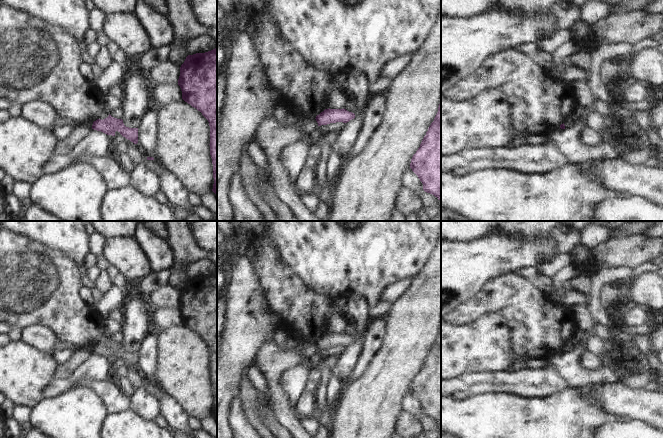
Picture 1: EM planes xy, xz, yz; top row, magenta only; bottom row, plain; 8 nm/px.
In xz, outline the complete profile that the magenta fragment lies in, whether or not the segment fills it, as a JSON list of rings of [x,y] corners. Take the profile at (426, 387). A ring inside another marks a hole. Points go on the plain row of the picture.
[[[441,325],[410,392],[422,406],[423,414],[441,424]]]

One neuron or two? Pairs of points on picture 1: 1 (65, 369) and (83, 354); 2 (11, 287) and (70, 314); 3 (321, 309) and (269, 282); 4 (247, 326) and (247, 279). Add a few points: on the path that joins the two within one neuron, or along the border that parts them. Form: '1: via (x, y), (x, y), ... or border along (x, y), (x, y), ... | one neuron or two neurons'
1: via (69, 366), (79, 356) | one neuron
2: via (26, 287), (39, 287), (55, 303) | one neuron
3: via (308, 309), (300, 309), (282, 291) | one neuron
4: via (245, 314), (245, 291) | one neuron

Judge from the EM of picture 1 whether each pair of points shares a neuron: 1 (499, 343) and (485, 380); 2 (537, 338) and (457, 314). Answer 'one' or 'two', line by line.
1: two
2: one

